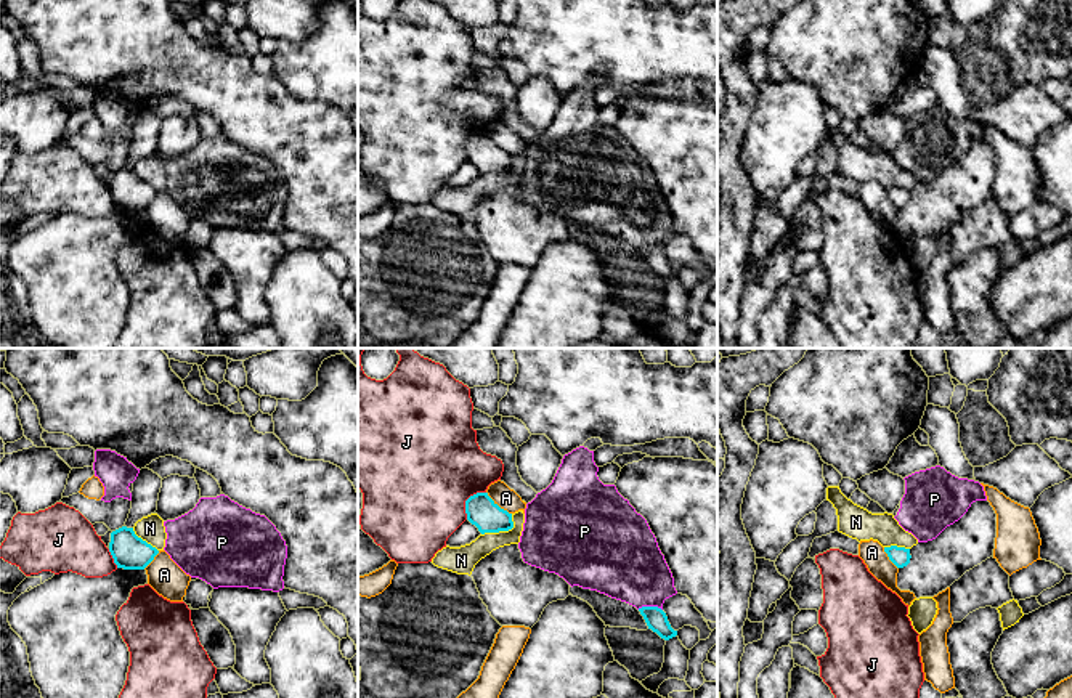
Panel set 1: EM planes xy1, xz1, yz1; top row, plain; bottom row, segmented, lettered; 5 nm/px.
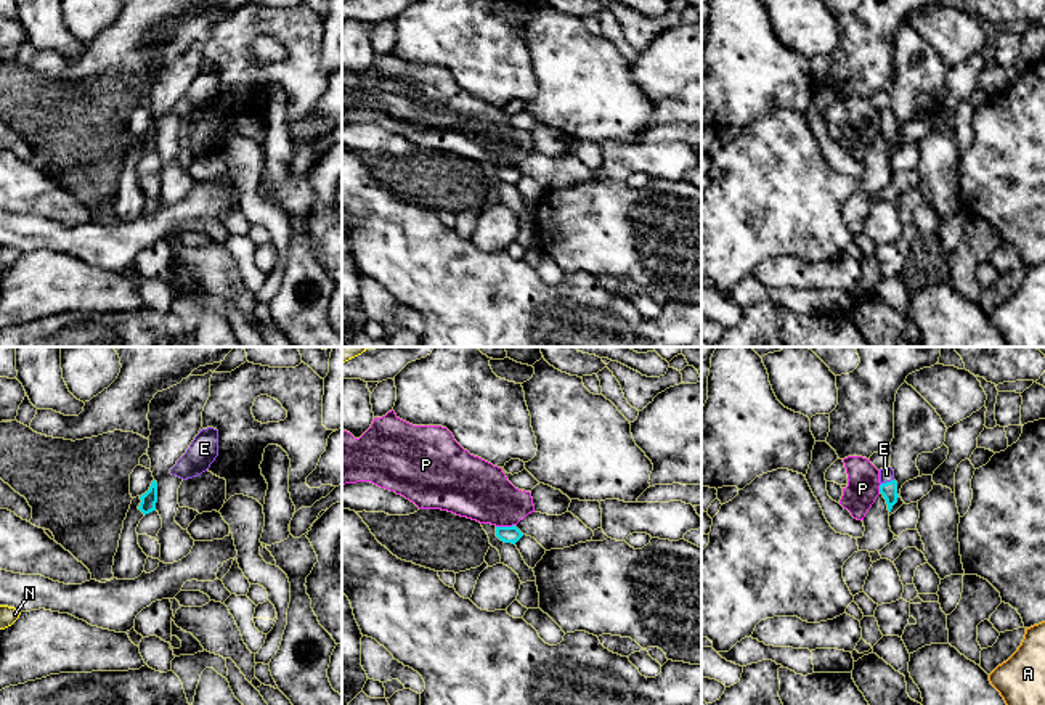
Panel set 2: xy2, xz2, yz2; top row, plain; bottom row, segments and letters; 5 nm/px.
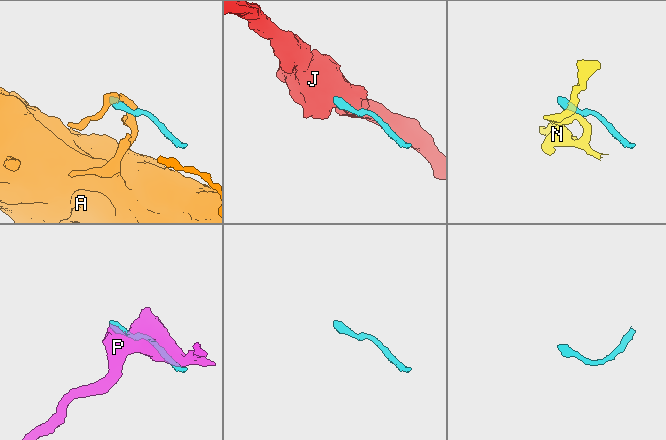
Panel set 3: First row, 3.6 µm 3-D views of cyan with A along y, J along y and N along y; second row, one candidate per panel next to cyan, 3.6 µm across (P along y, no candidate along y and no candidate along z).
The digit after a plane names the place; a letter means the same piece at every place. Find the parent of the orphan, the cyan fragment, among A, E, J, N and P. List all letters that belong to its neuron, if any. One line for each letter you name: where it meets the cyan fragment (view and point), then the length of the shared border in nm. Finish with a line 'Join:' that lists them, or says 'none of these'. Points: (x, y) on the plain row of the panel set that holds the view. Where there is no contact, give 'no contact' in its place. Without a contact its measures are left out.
E: yz2 (886, 122) | 70 nm
Join: E

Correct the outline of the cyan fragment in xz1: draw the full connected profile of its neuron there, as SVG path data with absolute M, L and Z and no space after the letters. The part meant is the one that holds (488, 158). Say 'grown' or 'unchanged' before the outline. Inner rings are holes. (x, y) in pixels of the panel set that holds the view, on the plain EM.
unchanged; M477 133L465 141L467 160L481 175L509 172L514 168L512 154L501 149L488 133Z

